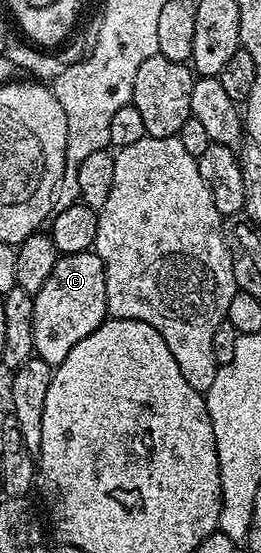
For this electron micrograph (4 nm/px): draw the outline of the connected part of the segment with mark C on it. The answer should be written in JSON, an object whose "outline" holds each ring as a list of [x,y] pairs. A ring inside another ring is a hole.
{"outline":[[[94,249],[72,254],[60,254],[57,264],[53,264],[53,272],[49,272],[49,280],[35,295],[33,304],[33,344],[35,354],[45,360],[52,368],[59,366],[65,356],[89,332],[96,330],[102,322],[106,322],[107,297],[105,296],[105,264]]]}

